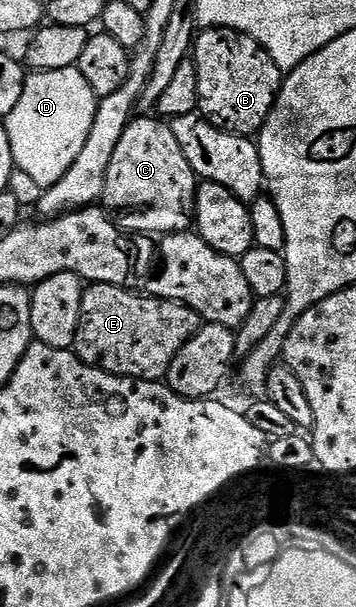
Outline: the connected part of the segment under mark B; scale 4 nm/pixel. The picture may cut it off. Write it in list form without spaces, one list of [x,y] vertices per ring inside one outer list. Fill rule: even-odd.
[[[223,26],[206,28],[195,37],[192,57],[198,77],[198,110],[206,121],[230,134],[257,135],[282,90],[284,71],[252,36]]]

